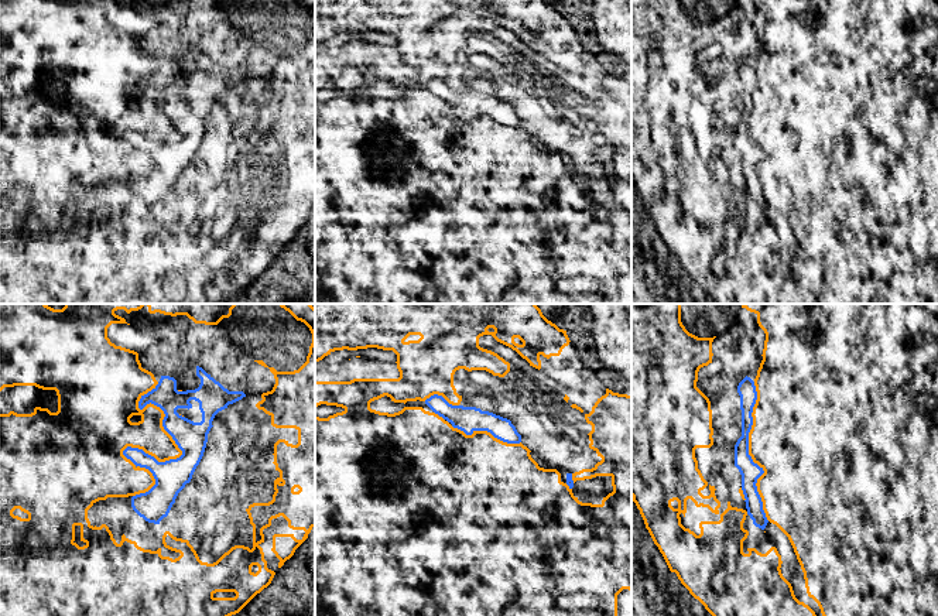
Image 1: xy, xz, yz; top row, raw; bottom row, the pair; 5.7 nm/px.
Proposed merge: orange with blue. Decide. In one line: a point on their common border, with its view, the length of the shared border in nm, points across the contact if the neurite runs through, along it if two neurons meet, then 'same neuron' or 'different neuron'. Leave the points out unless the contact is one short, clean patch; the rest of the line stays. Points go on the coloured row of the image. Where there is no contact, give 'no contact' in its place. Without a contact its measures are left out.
meets orange in xy at (167, 459); contact 650 nm long; same neuron

